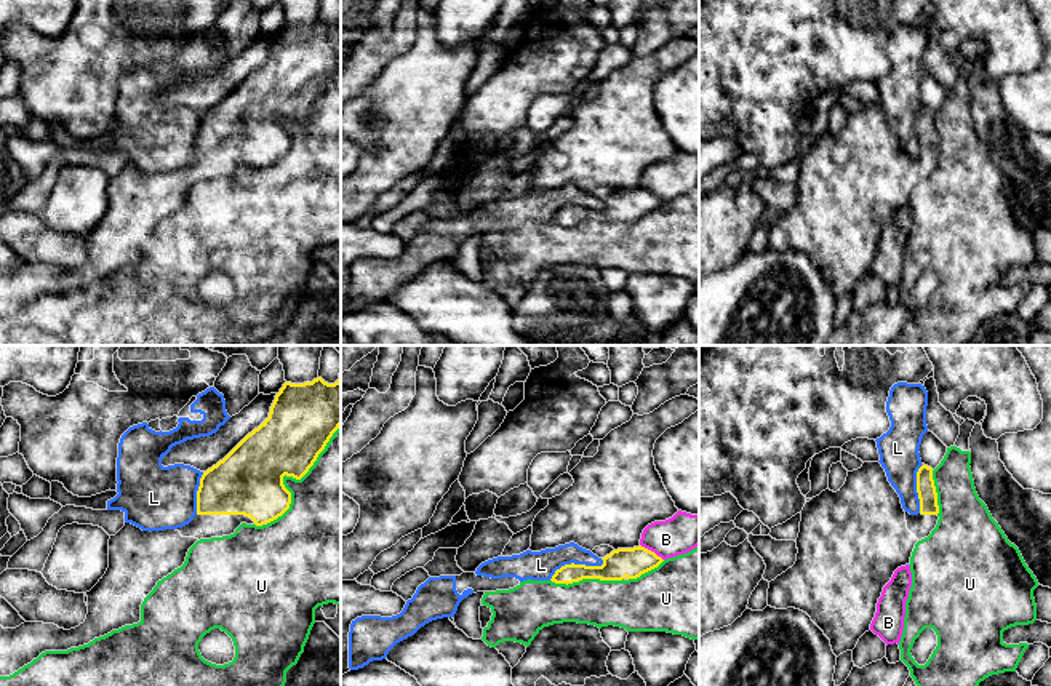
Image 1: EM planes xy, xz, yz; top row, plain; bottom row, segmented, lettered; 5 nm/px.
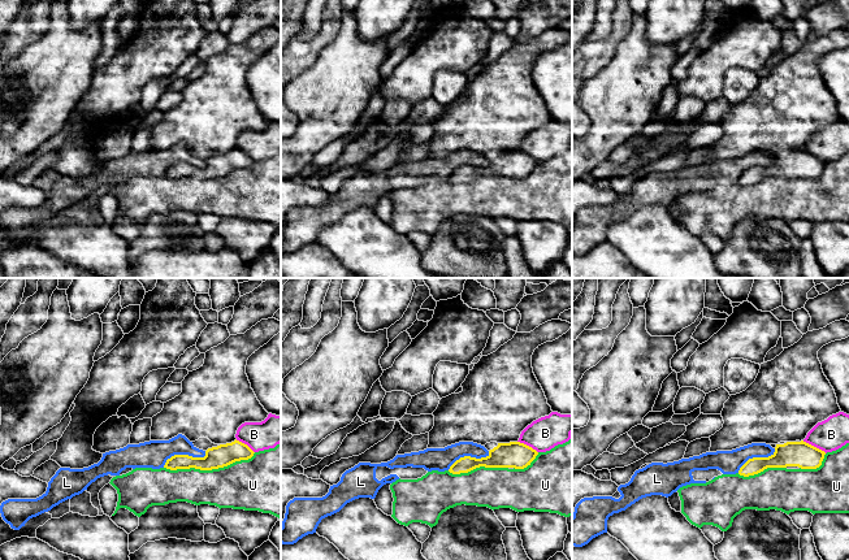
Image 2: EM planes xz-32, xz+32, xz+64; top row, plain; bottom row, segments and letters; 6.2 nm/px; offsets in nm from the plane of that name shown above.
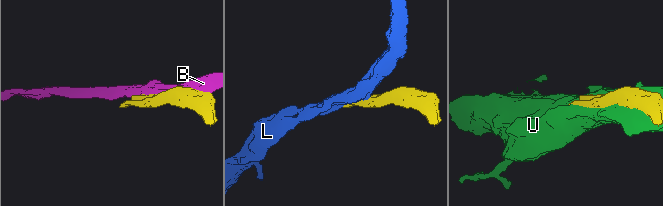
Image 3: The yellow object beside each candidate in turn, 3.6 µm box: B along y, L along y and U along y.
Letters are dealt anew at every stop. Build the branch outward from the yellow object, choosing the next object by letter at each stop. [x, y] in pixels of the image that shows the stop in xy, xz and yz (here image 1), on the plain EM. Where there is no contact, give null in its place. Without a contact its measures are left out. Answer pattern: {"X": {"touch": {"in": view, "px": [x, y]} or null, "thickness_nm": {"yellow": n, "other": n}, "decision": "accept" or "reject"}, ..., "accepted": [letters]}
{"B": {"touch": {"in": "xz", "px": [650, 192]}, "thickness_nm": {"yellow": 150, "other": 200}, "decision": "reject"}, "L": {"touch": {"in": "xz", "px": [576, 207]}, "thickness_nm": {"yellow": 150, "other": 140}, "decision": "reject"}, "U": {"touch": {"in": "xy", "px": [287, 117]}, "thickness_nm": {"yellow": 340, "other": 380}, "decision": "reject"}, "accepted": []}

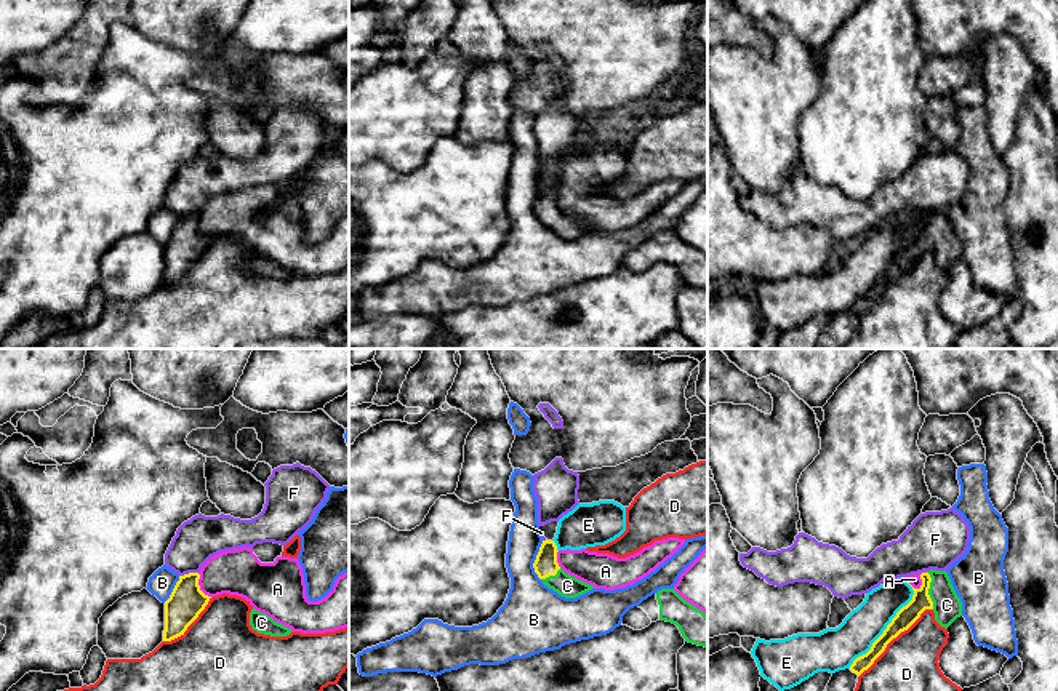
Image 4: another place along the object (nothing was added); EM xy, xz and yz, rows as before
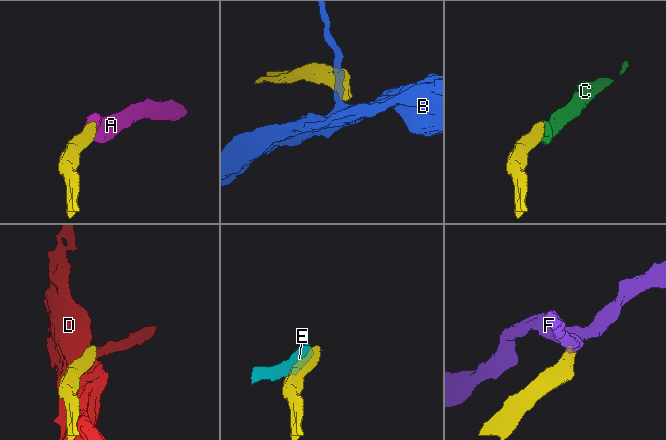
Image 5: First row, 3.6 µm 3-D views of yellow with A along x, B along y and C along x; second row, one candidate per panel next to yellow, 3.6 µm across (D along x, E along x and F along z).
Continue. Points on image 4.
{"A": {"touch": {"in": "yz", "px": [922, 226]}, "thickness_nm": {"yellow": 100, "other": 60}, "decision": "reject"}, "B": {"touch": {"in": "xz", "px": [535, 202]}, "thickness_nm": {"yellow": 120, "other": 280}, "decision": "reject"}, "C": {"touch": {"in": "yz", "px": [927, 232]}, "thickness_nm": {"yellow": 100, "other": 140}, "decision": "accept"}, "D": {"touch": {"in": "yz", "px": [893, 279]}, "thickness_nm": {"yellow": 100, "other": 400}, "decision": "reject"}, "E": {"touch": {"in": "yz", "px": [887, 269]}, "thickness_nm": {"yellow": 100, "other": 190}, "decision": "reject"}, "F": {"touch": {"in": "xy", "px": [189, 215]}, "thickness_nm": {"yellow": 180, "other": 220}, "decision": "reject"}, "accepted": ["C"]}

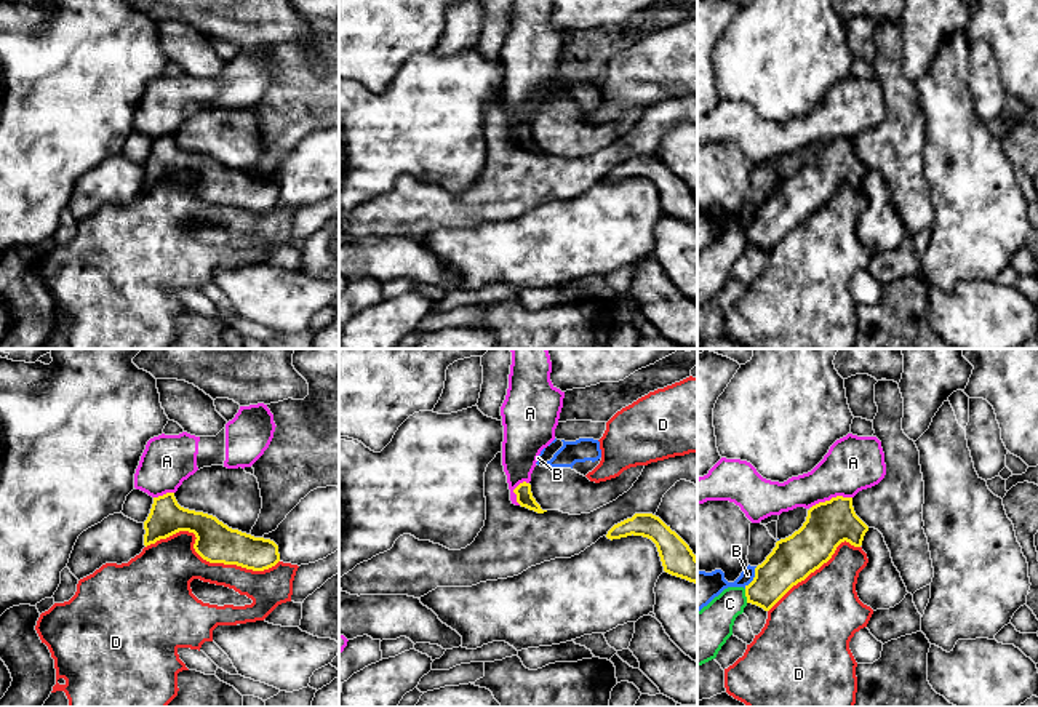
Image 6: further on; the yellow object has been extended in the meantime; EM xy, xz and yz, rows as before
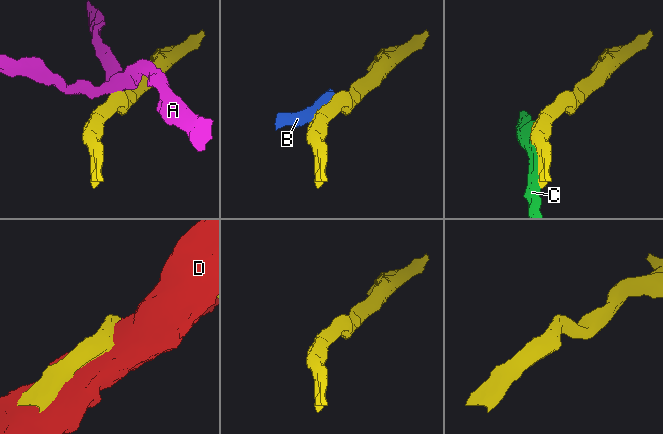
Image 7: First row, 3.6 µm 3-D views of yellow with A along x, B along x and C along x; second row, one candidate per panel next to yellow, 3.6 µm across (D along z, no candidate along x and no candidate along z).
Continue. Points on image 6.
{"A": {"touch": {"in": "yz", "px": [832, 139]}, "thickness_nm": {"yellow": 220, "other": 280}, "decision": "reject"}, "B": {"touch": {"in": "yz", "px": [754, 219]}, "thickness_nm": {"yellow": 220, "other": 140}, "decision": "reject"}, "C": {"touch": {"in": "yz", "px": [746, 237]}, "thickness_nm": {"yellow": 200, "other": 200}, "decision": "reject"}, "D": {"touch": {"in": "xy", "px": [205, 200]}, "thickness_nm": {"yellow": 200, "other": 320}, "decision": "reject"}, "accepted": []}

